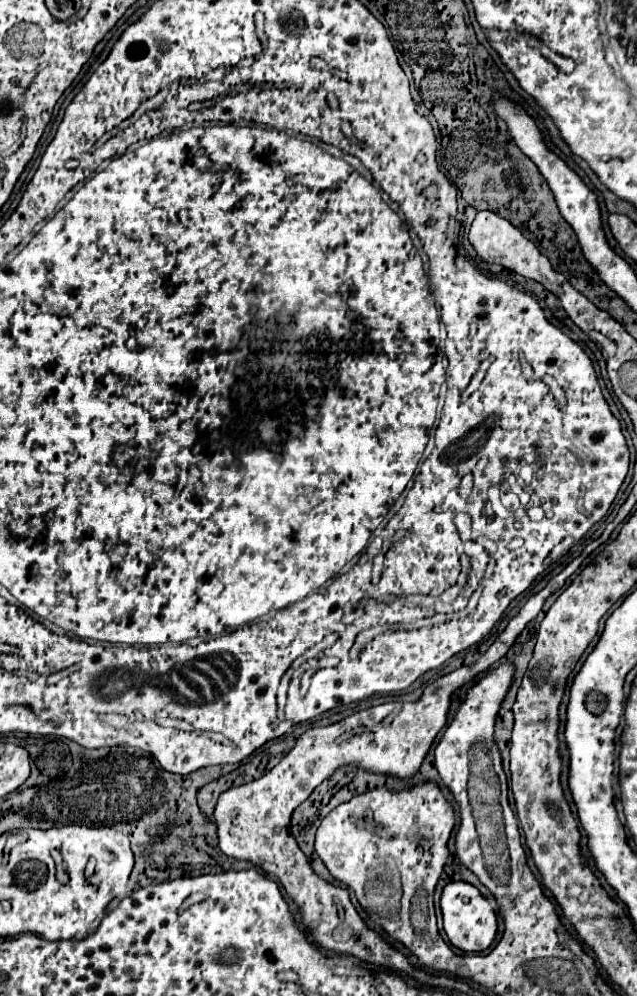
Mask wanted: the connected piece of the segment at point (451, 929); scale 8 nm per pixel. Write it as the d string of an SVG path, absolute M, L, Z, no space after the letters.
M453 881L443 887L441 893L441 913L443 913L443 929L457 949L465 953L483 951L491 945L497 933L497 917L489 901L479 893L477 887L465 881Z

